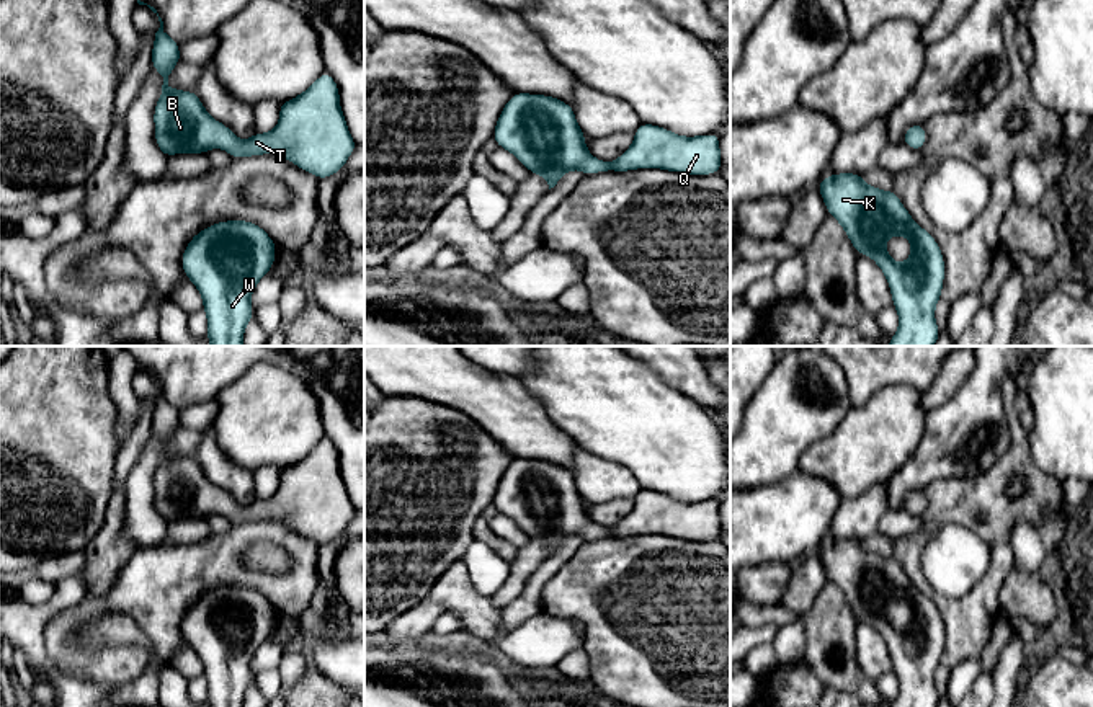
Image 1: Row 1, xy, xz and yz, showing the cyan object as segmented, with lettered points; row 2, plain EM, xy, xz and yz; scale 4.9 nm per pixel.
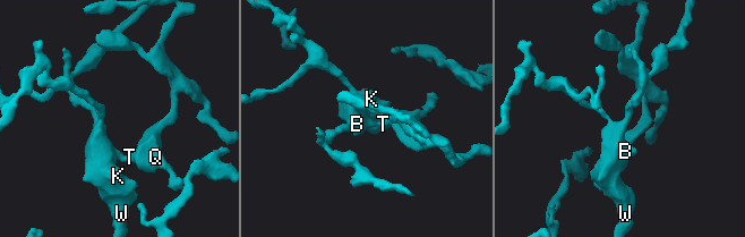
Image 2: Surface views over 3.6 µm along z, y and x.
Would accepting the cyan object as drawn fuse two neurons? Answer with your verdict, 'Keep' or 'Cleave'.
Keep

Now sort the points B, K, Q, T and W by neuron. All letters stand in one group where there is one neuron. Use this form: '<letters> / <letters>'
B K Q T W

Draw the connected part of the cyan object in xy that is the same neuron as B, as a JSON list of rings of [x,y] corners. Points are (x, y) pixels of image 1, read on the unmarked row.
[[[160,382],[158,387],[160,394],[155,398],[152,413],[152,433],[162,441],[163,451],[162,462],[157,465],[154,477],[154,490],[157,513],[165,522],[176,519],[206,519],[214,513],[229,518],[234,526],[276,519],[288,524],[301,536],[314,539],[319,545],[328,544],[345,532],[348,522],[356,514],[356,508],[348,496],[340,474],[337,447],[328,438],[323,438],[304,459],[281,469],[279,488],[271,498],[255,498],[248,506],[239,506],[225,490],[209,482],[196,457],[172,456],[168,452],[168,442],[181,426],[180,410],[163,397]]]

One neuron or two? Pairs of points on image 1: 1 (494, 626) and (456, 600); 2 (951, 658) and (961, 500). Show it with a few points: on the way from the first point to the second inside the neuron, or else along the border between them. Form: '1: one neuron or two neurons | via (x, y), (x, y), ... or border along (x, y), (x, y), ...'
1: one neuron | via (482, 626), (474, 626), (459, 611)
2: one neuron | via (969, 619), (981, 606), (999, 570), (997, 538)

